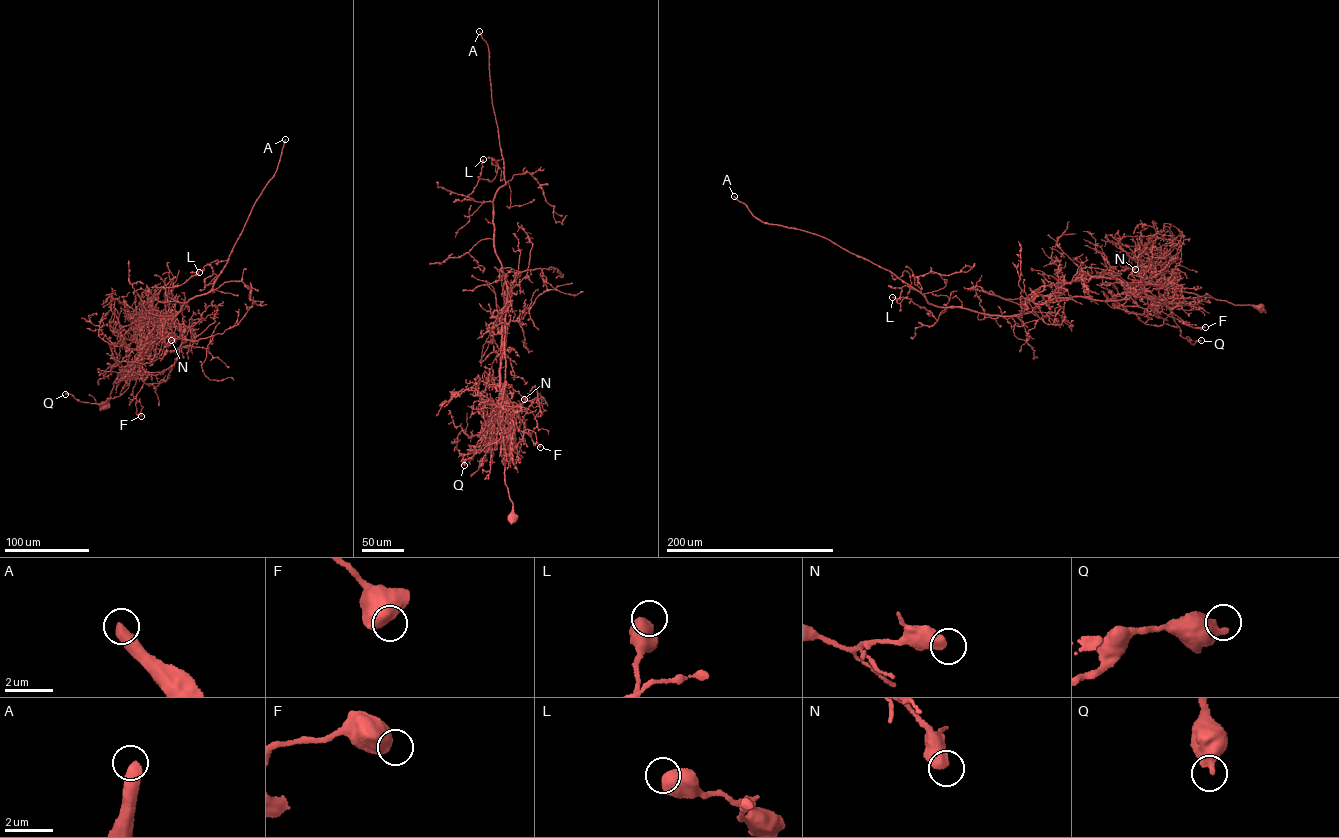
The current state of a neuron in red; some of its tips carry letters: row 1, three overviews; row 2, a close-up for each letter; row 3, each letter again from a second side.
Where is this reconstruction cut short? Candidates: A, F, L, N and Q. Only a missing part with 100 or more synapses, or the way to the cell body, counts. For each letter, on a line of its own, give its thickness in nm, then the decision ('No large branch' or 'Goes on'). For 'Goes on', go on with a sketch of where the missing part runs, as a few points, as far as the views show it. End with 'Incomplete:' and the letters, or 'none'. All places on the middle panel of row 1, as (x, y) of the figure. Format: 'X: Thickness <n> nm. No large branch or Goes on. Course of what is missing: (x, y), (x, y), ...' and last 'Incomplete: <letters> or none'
A: Thickness 480 nm. Goes on
F: Thickness 700 nm. No large branch
L: Thickness 700 nm. No large branch
N: Thickness 550 nm. No large branch
Q: Thickness 700 nm. No large branch
Incomplete: A

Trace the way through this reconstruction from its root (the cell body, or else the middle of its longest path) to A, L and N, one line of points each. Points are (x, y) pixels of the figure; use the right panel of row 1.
A: (1261, 308), (1139, 281), (1121, 299), (1056, 297), (1013, 315), (937, 306), (827, 239), (760, 221), (734, 196)
L: (1261, 308), (1139, 281), (1121, 299), (1056, 297), (1010, 316), (951, 305), (937, 320), (908, 298), (892, 297)
N: (1261, 308), (1233, 304), (1149, 283), (1121, 281), (1113, 276), (1104, 257), (1109, 266), (1118, 270), (1135, 269)

